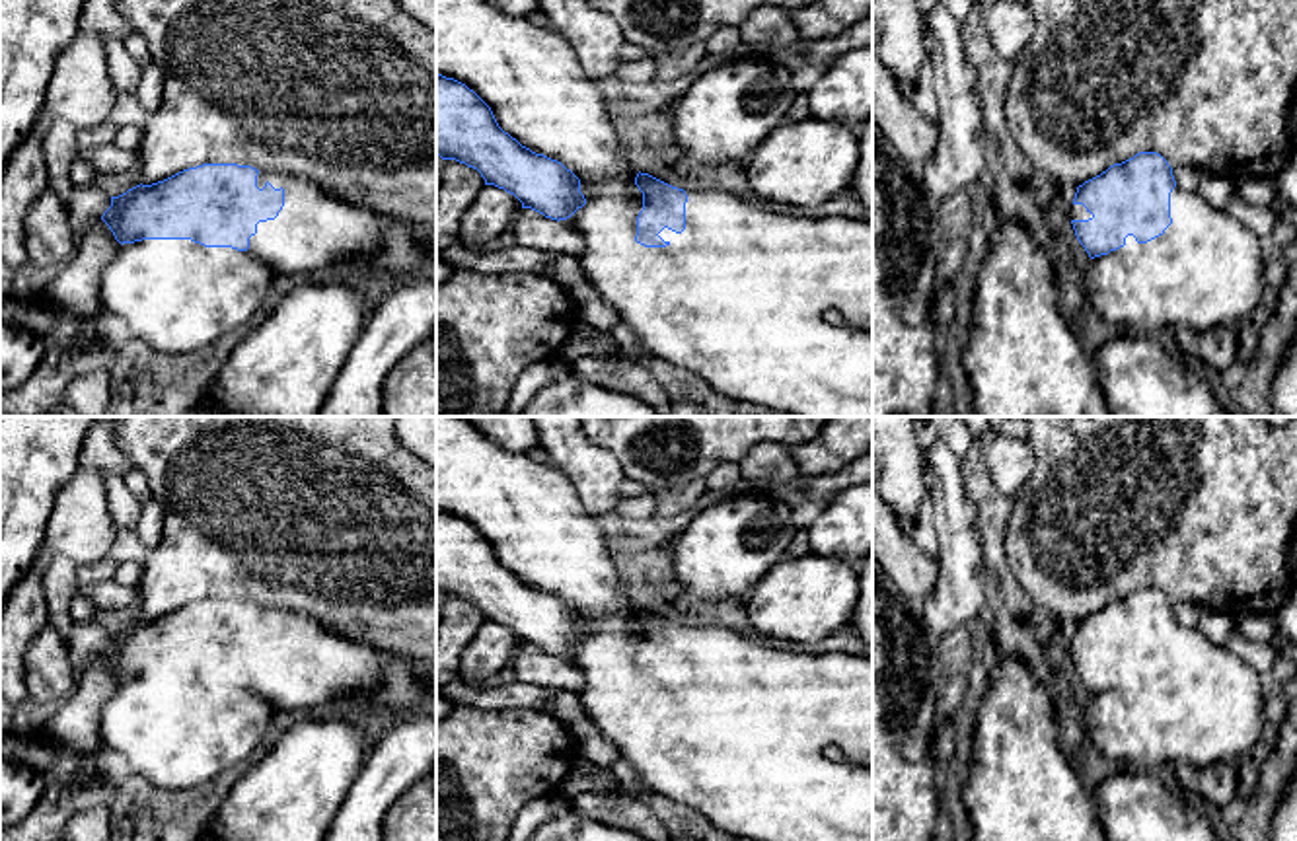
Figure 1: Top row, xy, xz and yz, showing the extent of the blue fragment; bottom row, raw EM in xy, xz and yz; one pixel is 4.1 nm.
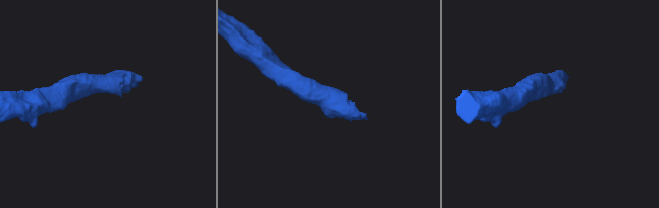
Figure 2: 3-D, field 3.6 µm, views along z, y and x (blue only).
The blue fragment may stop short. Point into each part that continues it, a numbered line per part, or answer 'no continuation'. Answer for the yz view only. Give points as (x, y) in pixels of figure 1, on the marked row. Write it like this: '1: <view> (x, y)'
1: yz (1206, 271)

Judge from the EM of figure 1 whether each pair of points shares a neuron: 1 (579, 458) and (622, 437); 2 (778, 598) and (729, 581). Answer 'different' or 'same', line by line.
1: different
2: different

